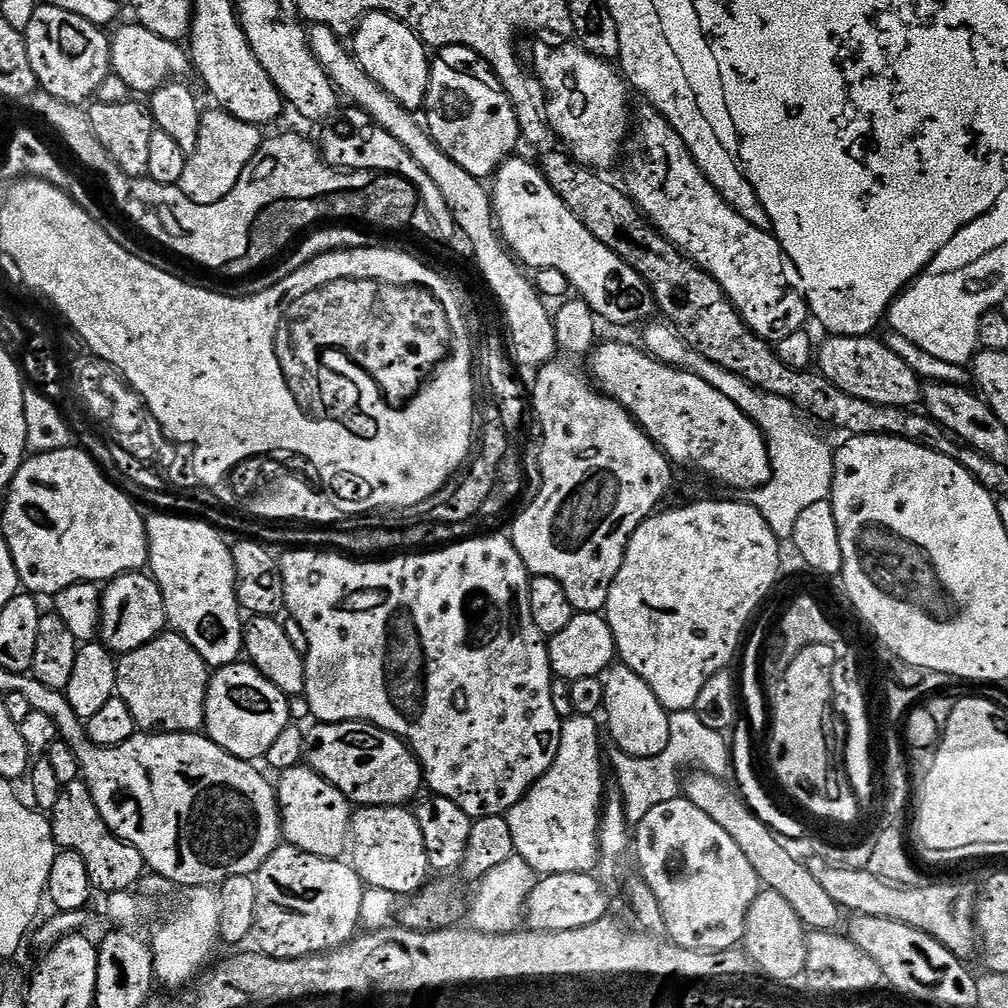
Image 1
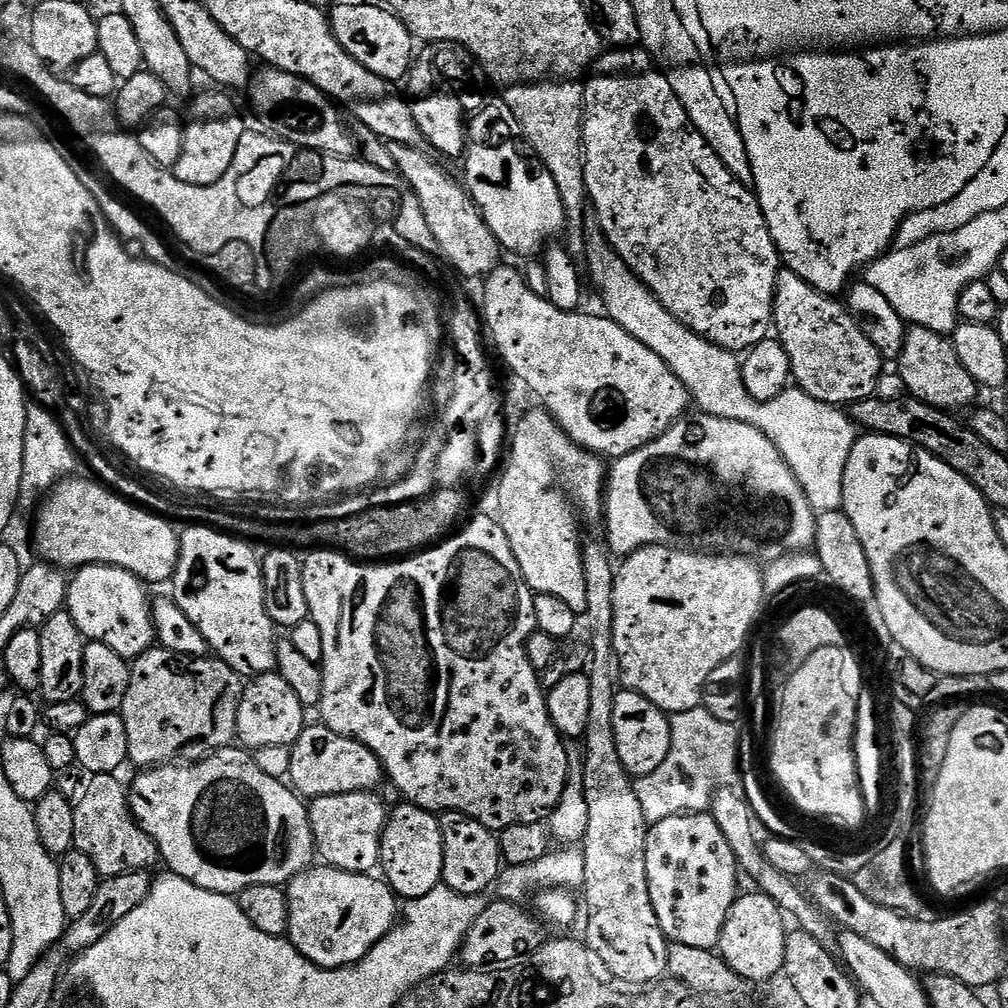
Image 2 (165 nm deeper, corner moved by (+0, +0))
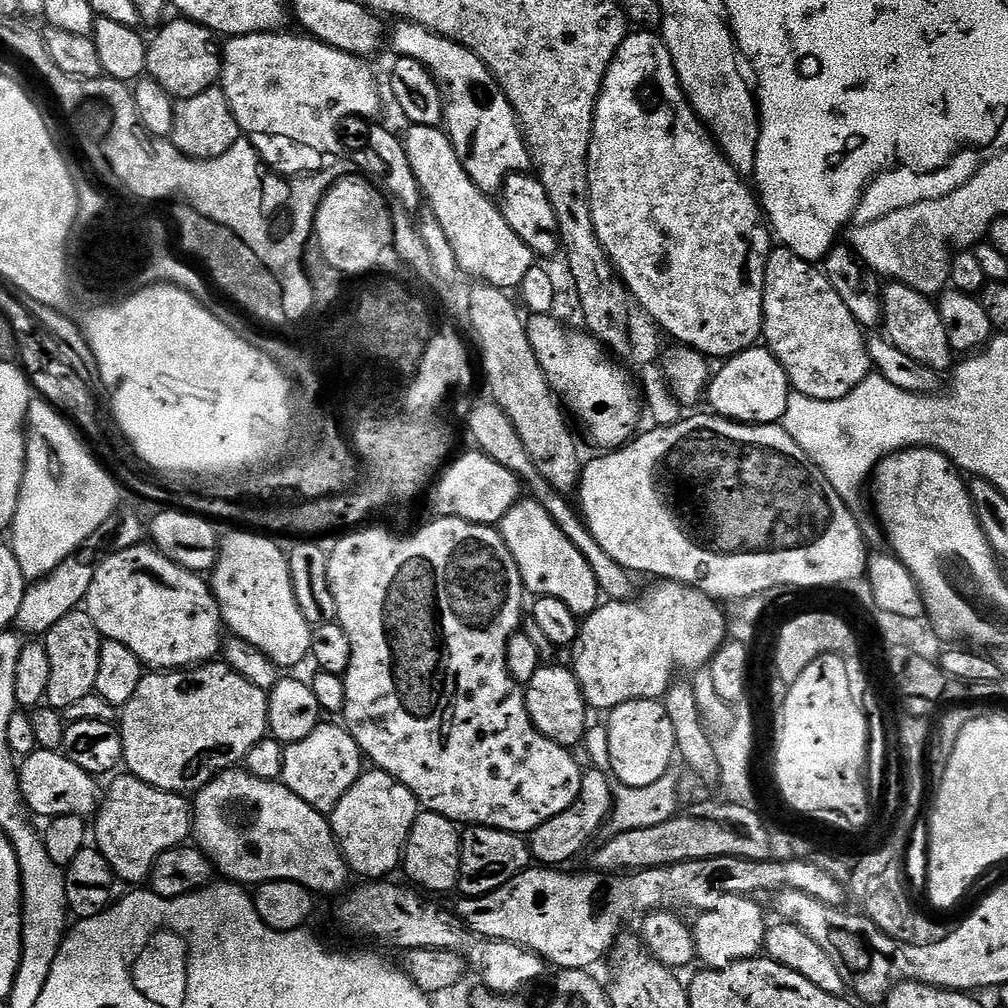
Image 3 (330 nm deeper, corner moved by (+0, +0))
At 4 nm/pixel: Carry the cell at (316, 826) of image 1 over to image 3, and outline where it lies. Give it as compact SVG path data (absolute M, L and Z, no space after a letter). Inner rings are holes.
M379 770L361 771L360 777L342 794L330 813L332 834L344 861L353 873L368 882L380 882L402 864L404 847L418 815L414 793L390 774Z

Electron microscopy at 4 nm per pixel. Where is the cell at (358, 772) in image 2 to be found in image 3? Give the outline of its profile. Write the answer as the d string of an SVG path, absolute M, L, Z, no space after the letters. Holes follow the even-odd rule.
M321 722L313 732L306 734L306 738L302 738L302 742L294 742L284 748L284 787L289 788L302 802L325 814L331 813L342 794L354 786L362 771L359 746L347 728L336 724Z

